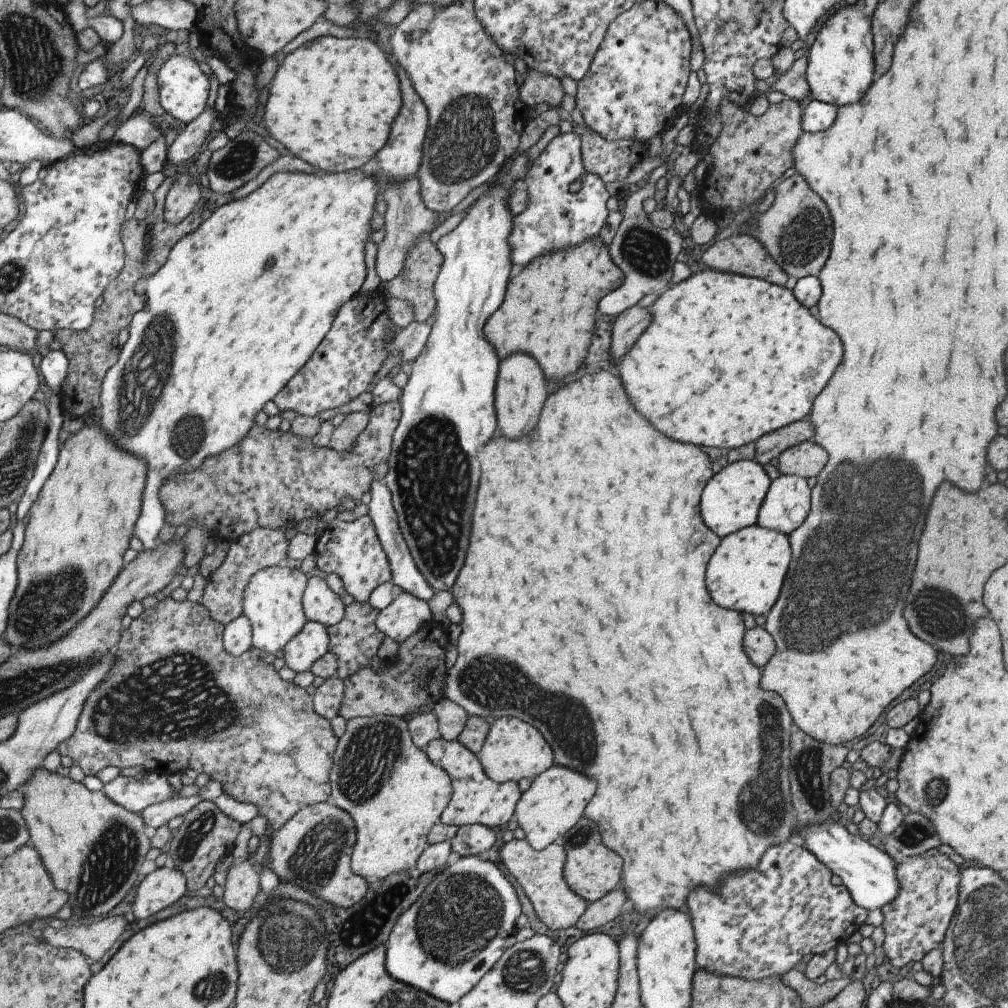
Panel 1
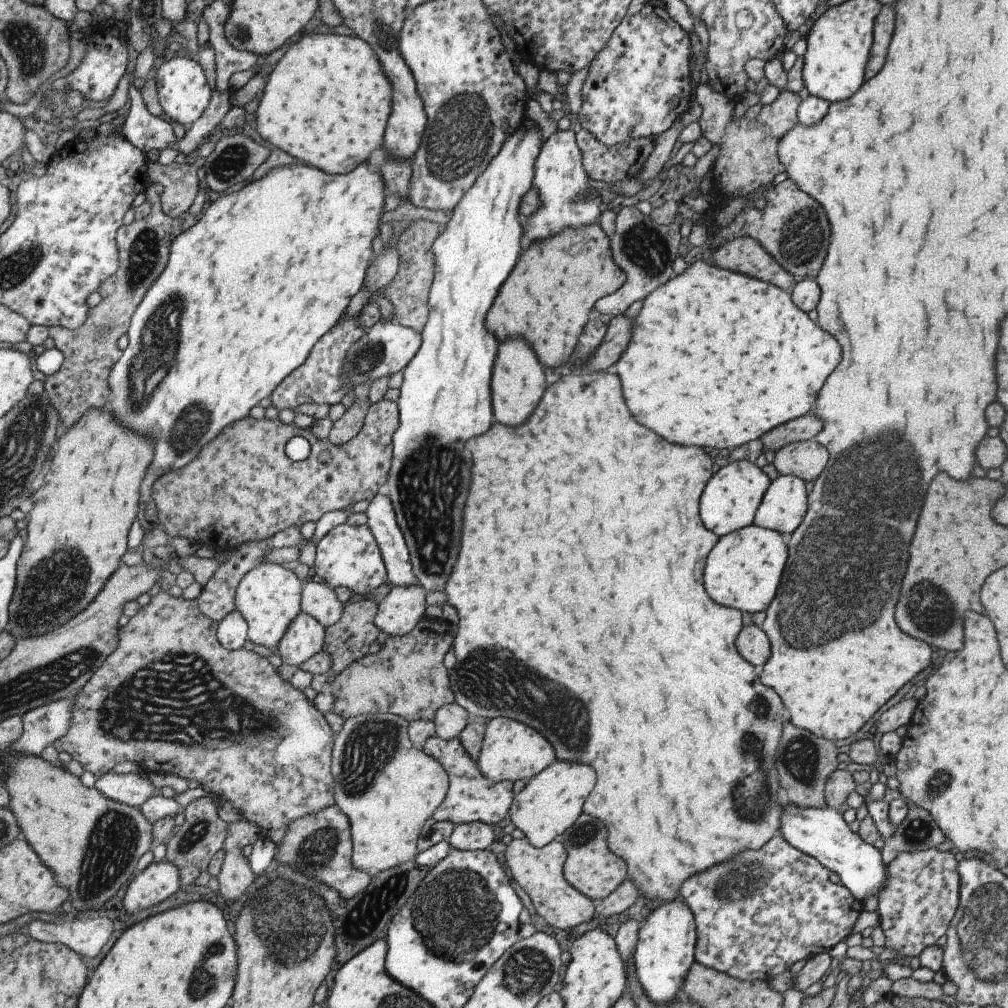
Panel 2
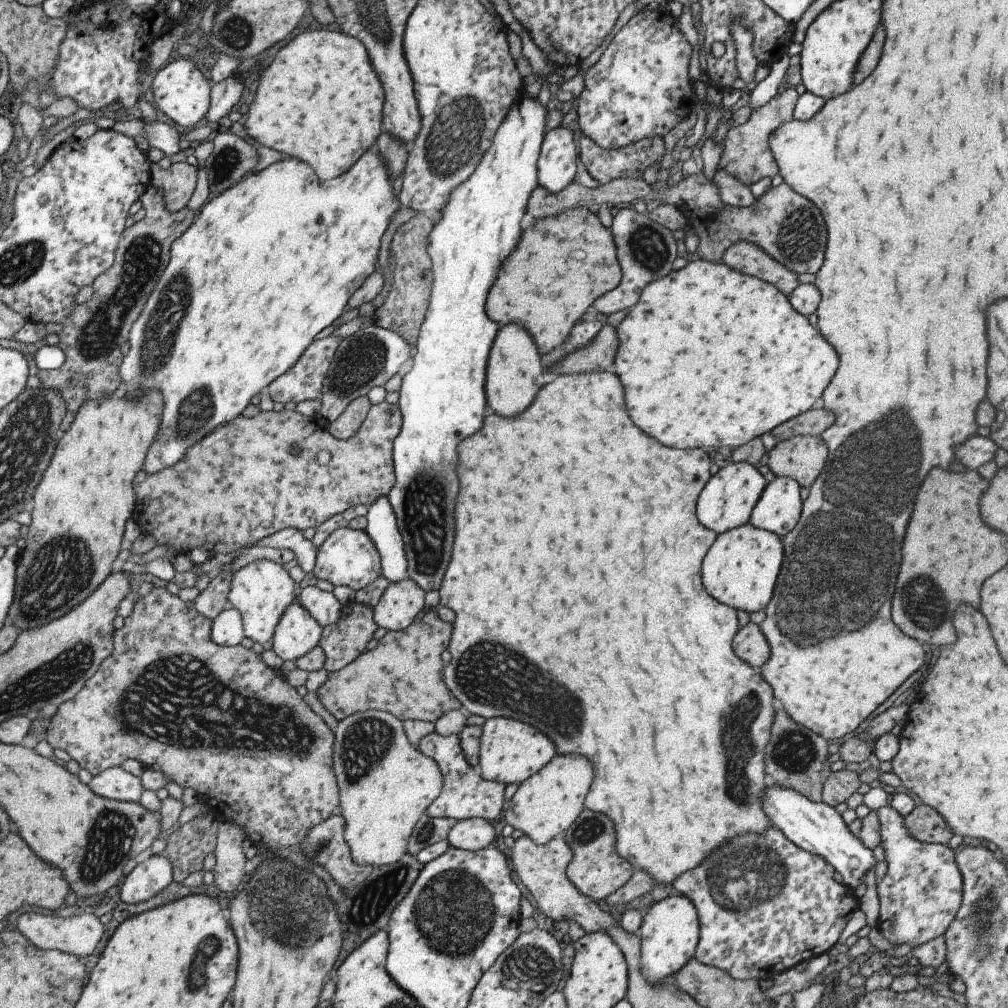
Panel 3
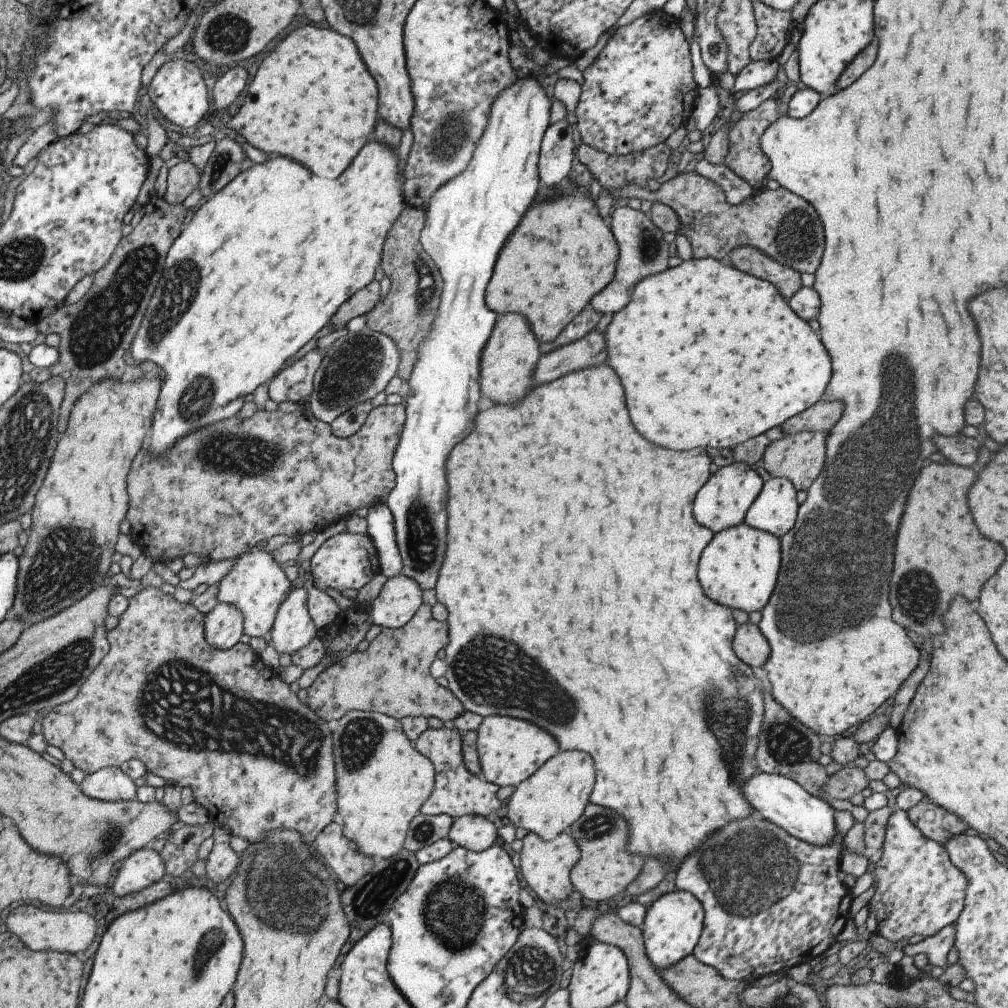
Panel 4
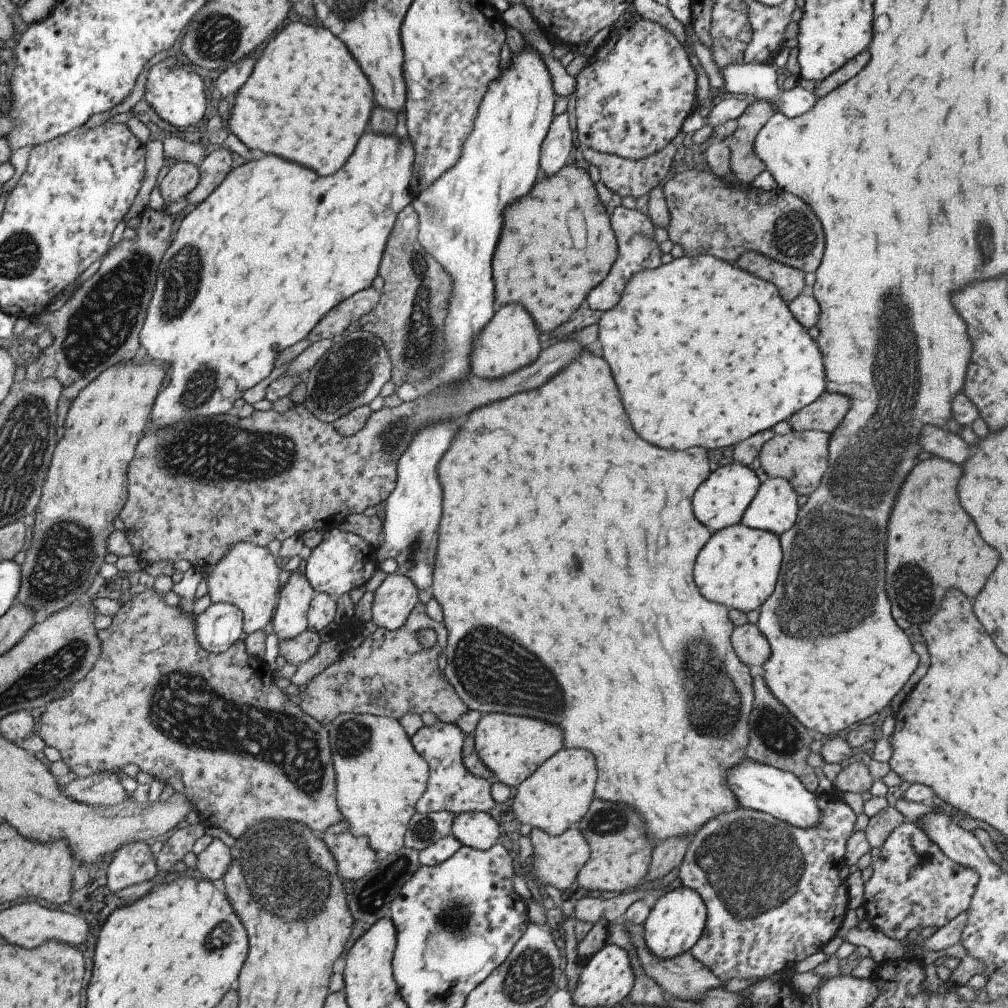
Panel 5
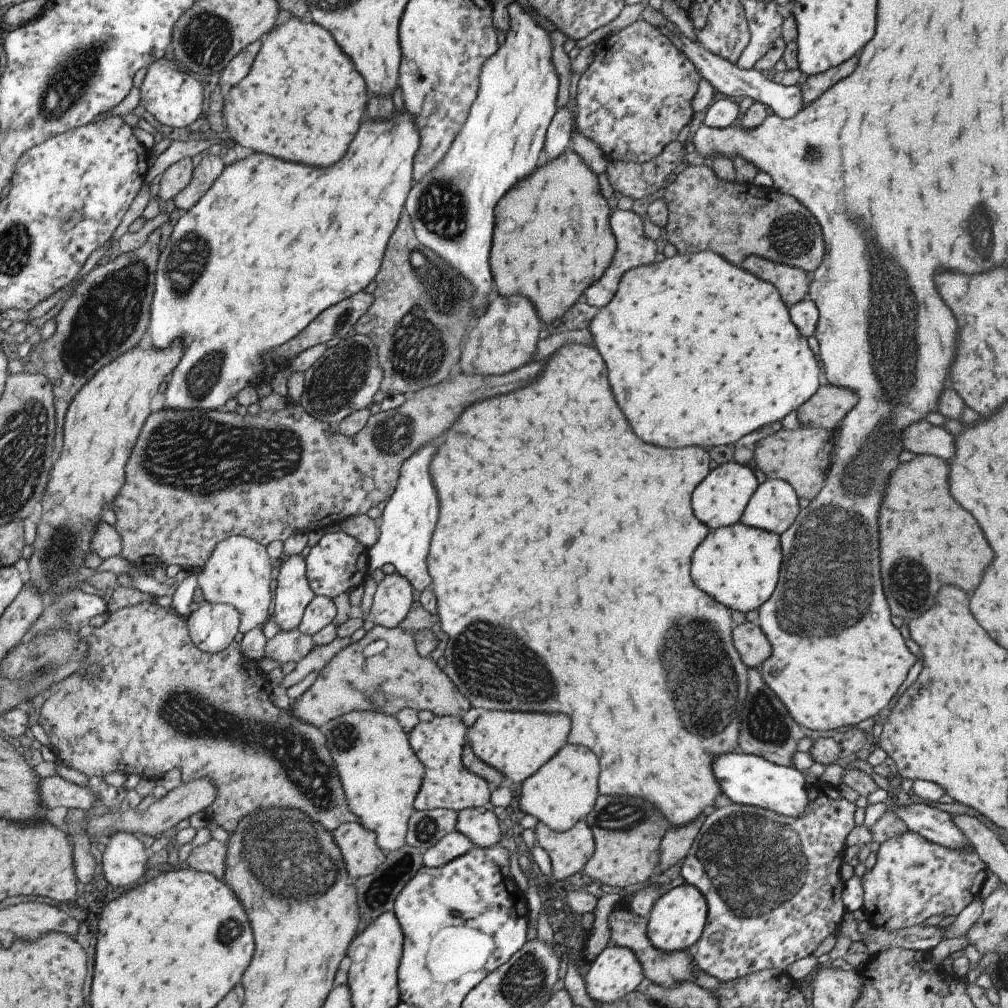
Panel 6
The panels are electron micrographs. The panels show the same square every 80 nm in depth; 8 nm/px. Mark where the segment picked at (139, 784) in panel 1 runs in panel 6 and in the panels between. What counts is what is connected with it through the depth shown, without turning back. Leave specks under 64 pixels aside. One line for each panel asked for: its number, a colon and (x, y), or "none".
2: (133, 789)
3: (116, 784)
4: (109, 784)
5: (103, 789)
6: (55, 791)

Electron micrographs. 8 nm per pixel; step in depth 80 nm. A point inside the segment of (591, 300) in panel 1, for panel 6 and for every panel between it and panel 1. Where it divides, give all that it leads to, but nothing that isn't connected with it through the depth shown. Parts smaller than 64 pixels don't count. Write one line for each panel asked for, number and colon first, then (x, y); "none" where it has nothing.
2: (546, 298)
3: (562, 263)
4: (561, 252)
5: (557, 243)
6: (551, 238)

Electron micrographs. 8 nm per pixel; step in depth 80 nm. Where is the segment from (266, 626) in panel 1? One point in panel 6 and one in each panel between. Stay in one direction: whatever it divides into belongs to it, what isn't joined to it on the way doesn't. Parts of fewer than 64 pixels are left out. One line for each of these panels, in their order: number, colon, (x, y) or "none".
2: (267, 596)
3: (260, 591)
4: (255, 584)
5: (246, 577)
6: (236, 573)

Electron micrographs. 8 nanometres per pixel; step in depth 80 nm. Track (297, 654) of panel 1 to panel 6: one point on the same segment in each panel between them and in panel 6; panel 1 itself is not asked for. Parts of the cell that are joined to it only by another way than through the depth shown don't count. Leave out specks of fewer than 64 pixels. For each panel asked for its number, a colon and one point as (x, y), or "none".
2: (303, 637)
3: (297, 632)
4: (292, 628)
5: (288, 620)
6: (292, 593)

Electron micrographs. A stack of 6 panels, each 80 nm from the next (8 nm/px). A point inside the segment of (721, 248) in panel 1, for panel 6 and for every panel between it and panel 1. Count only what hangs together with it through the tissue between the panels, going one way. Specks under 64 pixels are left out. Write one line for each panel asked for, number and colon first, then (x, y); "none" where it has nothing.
2: (744, 255)
3: (749, 259)
4: (786, 280)
5: (789, 281)
6: (791, 282)

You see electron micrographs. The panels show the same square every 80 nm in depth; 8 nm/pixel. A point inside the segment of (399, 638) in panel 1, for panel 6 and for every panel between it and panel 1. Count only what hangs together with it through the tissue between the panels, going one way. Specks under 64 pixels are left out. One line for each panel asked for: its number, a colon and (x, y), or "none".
2: (403, 606)
3: (401, 601)
4: (400, 596)
5: (396, 595)
6: (392, 598)

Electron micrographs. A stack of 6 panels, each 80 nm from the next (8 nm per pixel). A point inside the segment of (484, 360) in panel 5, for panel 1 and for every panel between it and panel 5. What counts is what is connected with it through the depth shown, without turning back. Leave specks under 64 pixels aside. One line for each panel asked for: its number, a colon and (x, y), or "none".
1: (519, 392)
2: (517, 383)
3: (513, 365)
4: (508, 358)

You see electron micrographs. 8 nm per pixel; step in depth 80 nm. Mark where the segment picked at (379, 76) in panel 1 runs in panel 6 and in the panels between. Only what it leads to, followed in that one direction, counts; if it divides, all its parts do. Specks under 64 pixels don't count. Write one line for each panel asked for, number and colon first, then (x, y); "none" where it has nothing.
2: (325, 103)
3: (319, 101)
4: (311, 100)
5: (306, 101)
6: (301, 100)

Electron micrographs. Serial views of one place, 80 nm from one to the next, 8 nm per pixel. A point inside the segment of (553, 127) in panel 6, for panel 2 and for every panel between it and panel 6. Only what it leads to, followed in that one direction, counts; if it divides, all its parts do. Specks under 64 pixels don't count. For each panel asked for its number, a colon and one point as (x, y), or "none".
2: (559, 177)
3: (555, 167)
4: (555, 156)
5: (554, 150)

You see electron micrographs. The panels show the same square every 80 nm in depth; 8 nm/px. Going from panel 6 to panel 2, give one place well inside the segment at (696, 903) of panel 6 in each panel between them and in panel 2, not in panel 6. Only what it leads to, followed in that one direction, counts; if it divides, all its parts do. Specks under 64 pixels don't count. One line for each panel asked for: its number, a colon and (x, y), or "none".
2: (664, 950)
3: (668, 933)
4: (672, 925)
5: (675, 920)

